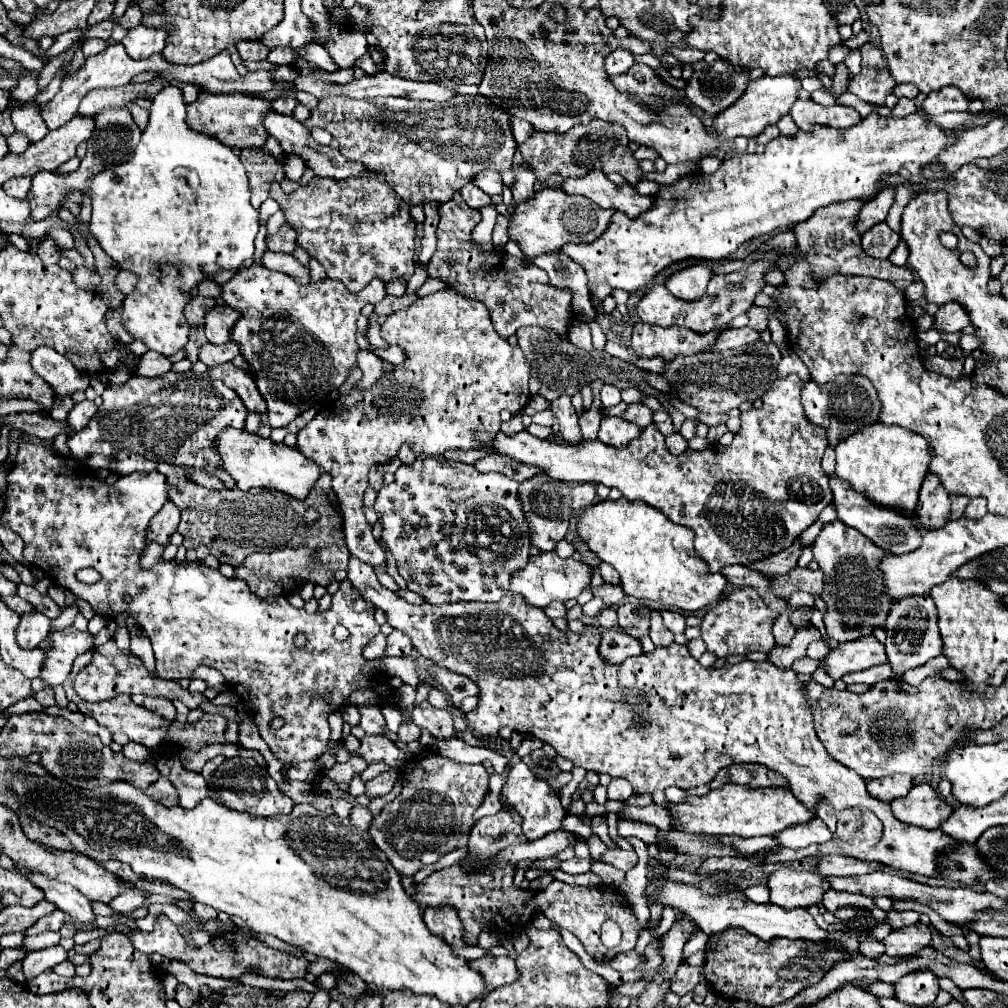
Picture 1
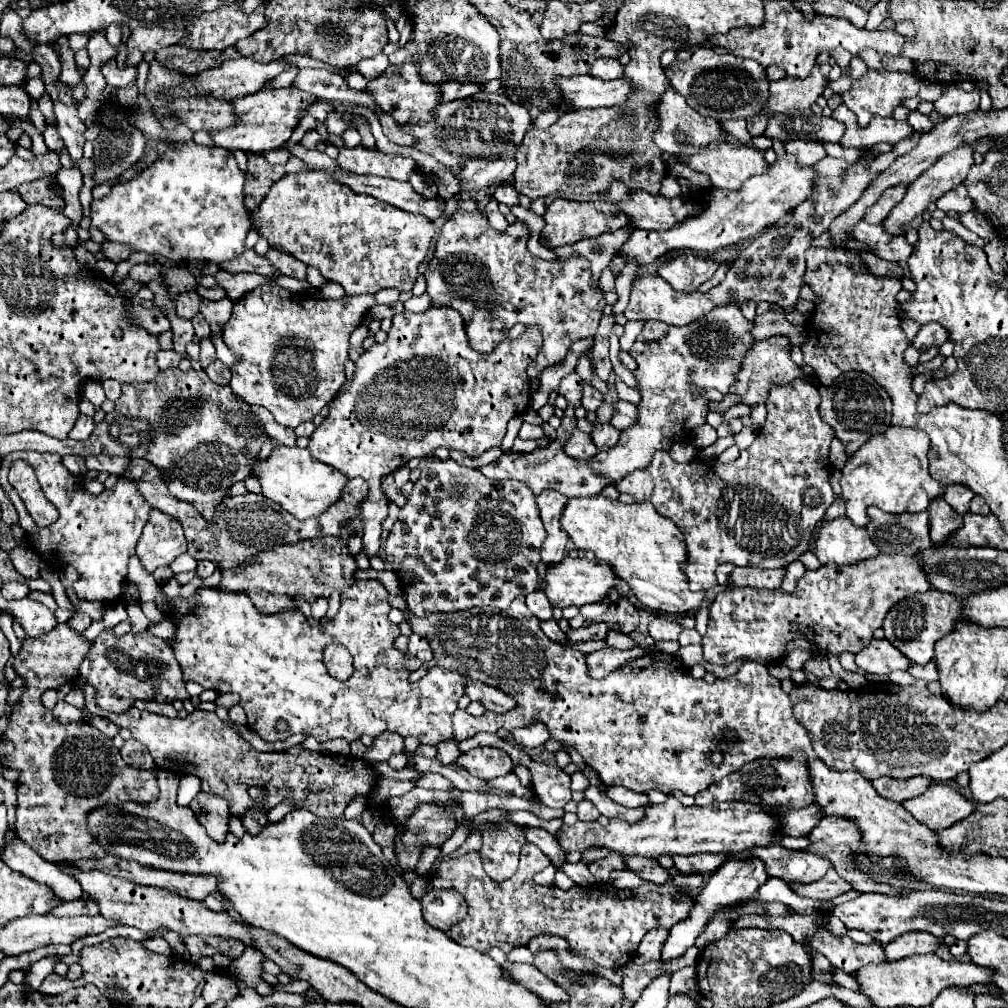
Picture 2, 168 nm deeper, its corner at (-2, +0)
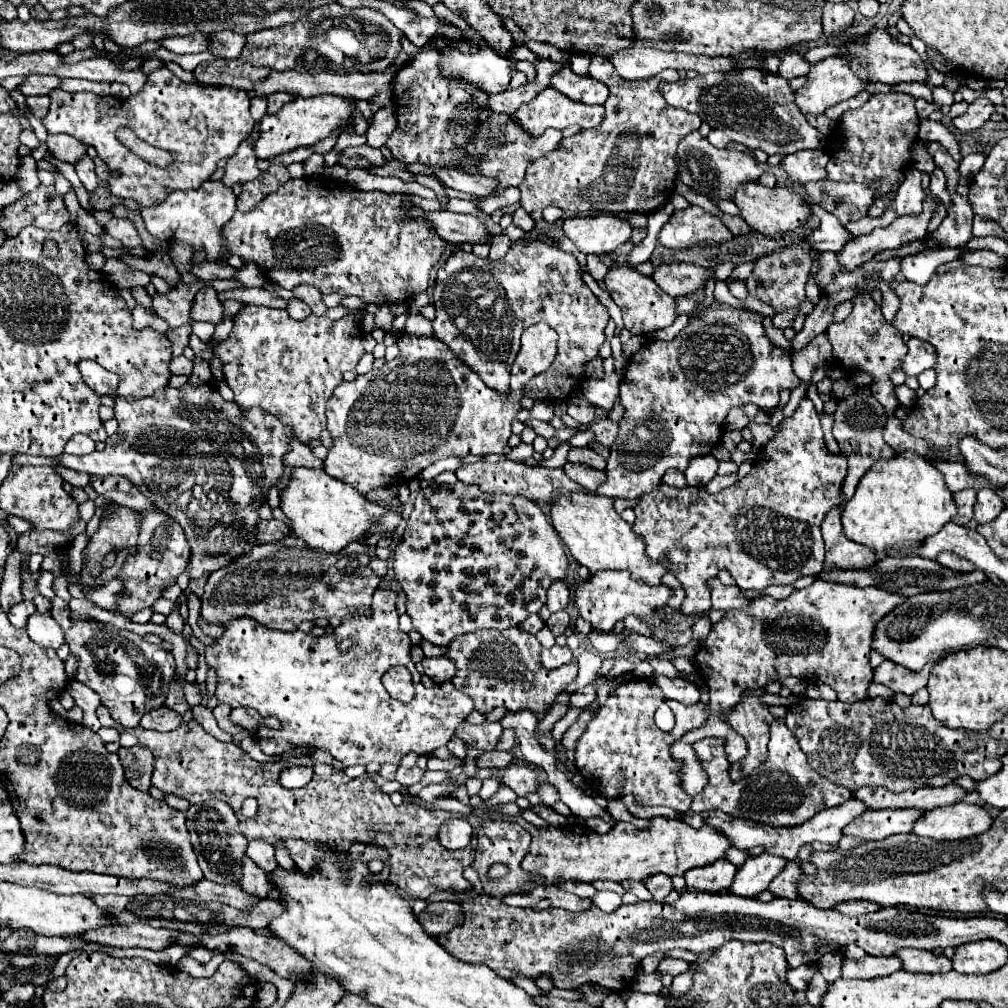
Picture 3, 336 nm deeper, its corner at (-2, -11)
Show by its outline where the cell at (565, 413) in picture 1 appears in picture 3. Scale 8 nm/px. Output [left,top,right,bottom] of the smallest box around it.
[563,465,607,493]

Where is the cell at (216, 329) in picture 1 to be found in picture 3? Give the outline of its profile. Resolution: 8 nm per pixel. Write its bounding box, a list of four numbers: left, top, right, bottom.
[191,285,223,323]

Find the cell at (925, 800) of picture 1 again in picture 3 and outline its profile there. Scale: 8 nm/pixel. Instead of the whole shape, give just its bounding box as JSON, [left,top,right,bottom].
[913,801,993,841]

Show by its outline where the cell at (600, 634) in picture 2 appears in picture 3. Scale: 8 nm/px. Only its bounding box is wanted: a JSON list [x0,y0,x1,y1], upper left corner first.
[539,647,573,669]

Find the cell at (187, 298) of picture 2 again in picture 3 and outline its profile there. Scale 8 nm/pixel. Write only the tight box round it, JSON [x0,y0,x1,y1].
[153,283,201,327]

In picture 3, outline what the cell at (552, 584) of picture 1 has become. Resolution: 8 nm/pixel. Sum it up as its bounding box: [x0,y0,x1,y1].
[575,571,673,633]

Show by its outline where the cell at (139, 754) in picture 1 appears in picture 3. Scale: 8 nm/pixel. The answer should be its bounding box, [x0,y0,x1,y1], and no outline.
[117,745,153,791]

